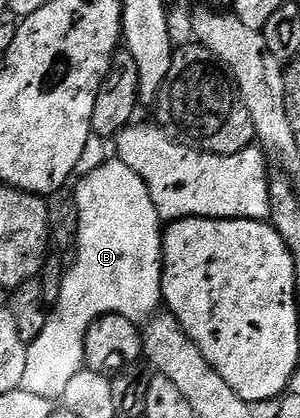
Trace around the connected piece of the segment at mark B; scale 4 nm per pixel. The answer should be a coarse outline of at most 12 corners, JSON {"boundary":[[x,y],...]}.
{"boundary":[[109,159],[75,185],[76,259],[22,387],[63,398],[105,313],[164,299],[162,218]]}

